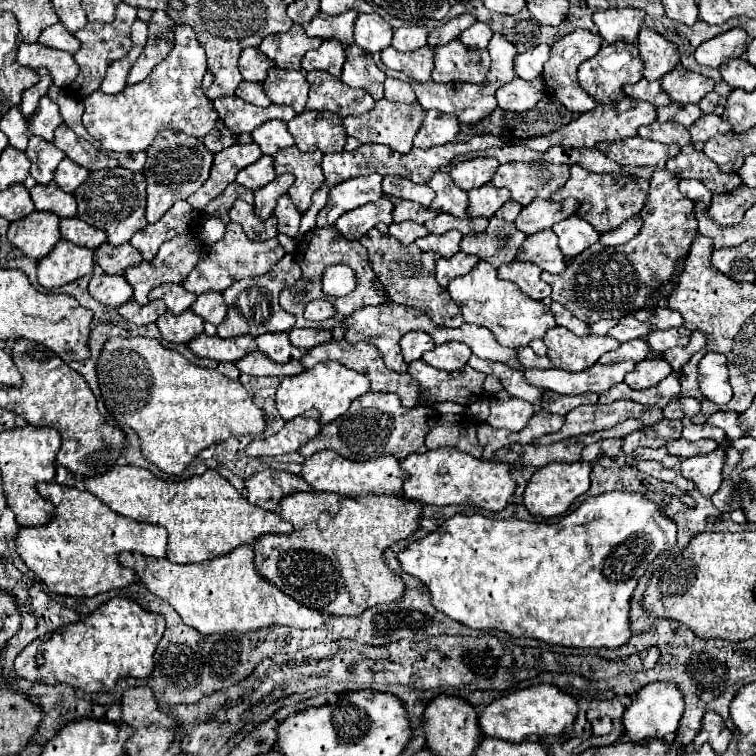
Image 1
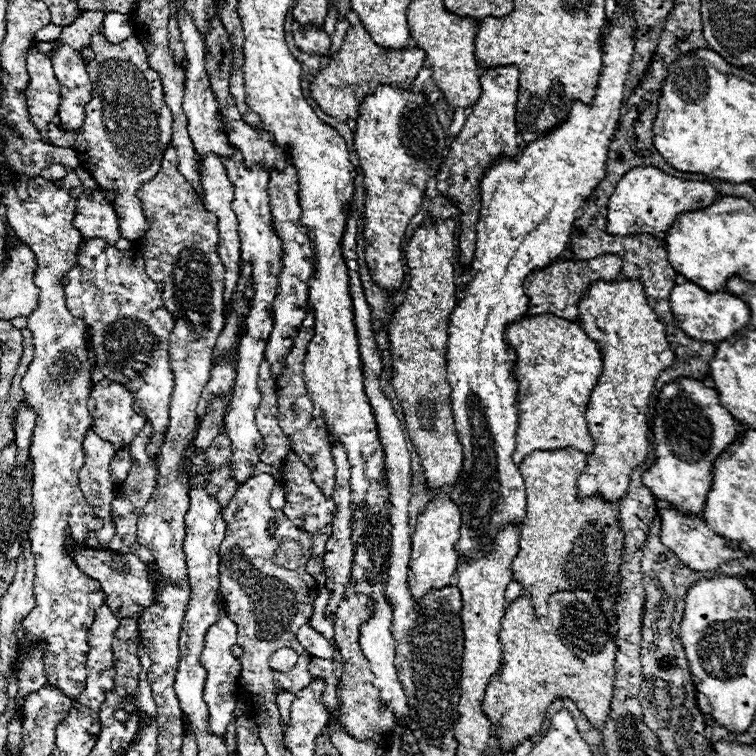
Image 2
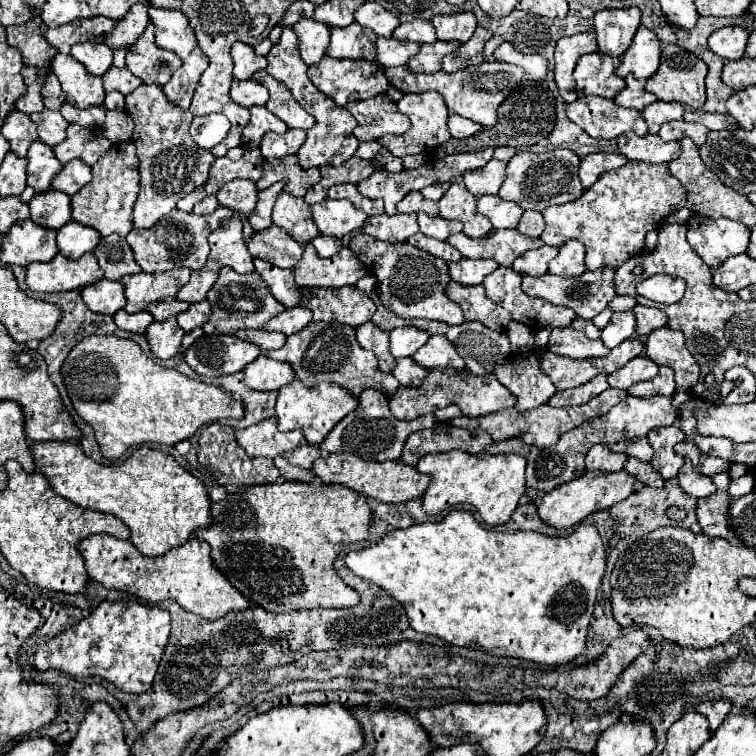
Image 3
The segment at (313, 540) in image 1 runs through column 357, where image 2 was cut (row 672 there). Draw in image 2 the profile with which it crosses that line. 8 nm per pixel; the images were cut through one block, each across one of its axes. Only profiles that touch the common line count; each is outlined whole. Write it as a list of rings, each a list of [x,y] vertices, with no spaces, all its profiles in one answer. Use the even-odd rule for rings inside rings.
[[[578,590],[578,592],[552,594],[548,600],[548,614],[544,618],[534,616],[532,602],[524,594],[506,608],[498,638],[502,646],[502,668],[496,674],[492,674],[486,686],[482,710],[492,722],[504,754],[514,752],[518,744],[522,744],[524,740],[532,740],[540,732],[542,720],[548,716],[550,704],[558,698],[570,698],[596,730],[604,728],[604,720],[610,714],[610,706],[612,706],[616,646],[606,616],[600,610],[600,606],[594,602],[594,596],[590,592]]]

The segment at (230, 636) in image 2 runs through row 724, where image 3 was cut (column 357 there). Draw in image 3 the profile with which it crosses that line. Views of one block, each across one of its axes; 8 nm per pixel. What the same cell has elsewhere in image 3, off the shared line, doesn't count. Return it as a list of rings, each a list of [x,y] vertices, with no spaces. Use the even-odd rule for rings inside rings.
[[[322,200],[314,206],[310,206],[312,210],[312,218],[320,230],[320,234],[326,236],[336,236],[342,238],[350,232],[354,232],[356,228],[362,228],[362,224],[366,222],[366,214],[358,208],[354,208],[354,204],[350,204],[350,200]]]

